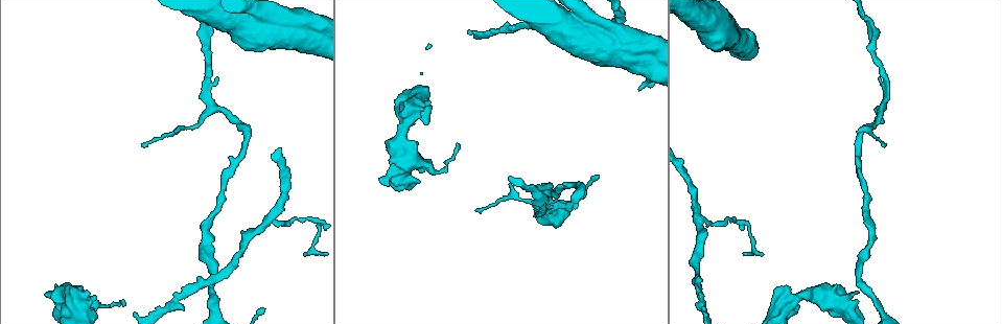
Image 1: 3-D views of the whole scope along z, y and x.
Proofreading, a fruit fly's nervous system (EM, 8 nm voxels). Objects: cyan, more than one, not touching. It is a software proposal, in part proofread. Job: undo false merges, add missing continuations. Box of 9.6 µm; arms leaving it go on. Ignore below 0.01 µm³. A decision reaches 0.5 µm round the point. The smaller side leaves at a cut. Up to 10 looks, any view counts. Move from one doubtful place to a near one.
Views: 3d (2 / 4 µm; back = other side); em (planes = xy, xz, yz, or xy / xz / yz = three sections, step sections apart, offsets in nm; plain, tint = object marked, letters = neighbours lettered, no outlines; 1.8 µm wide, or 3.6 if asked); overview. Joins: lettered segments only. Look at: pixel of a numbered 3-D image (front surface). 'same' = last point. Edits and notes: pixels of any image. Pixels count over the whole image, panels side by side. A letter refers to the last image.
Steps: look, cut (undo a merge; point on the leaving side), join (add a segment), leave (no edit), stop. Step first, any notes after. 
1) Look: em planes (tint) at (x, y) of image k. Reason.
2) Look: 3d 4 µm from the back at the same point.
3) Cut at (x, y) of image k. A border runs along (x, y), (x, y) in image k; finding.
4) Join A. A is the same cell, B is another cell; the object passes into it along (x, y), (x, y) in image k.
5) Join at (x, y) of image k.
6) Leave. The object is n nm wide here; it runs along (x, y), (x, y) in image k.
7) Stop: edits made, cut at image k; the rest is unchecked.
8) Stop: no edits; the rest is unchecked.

Look: 3d 4 µm at (317, 31) of image 1. Sudden change in width.

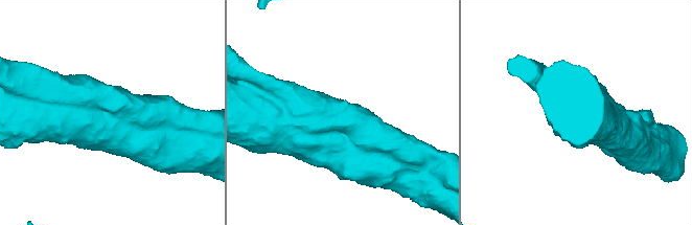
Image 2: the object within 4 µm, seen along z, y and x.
Look: em xz step 4 (tint) at (113, 112) of image 2. Need the tissue.

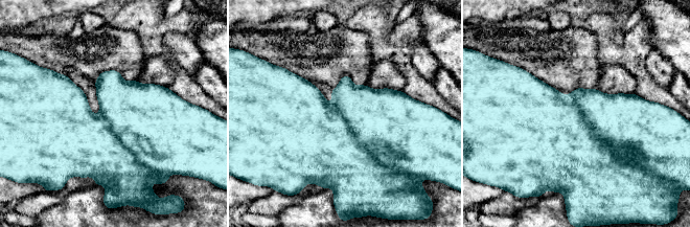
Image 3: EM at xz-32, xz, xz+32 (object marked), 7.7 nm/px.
Look: em planes (letters) at the same point. Cut it another way.

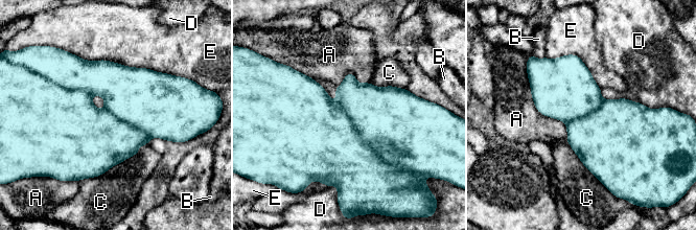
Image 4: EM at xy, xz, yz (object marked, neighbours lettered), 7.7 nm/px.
Leave. A, B, C, D and E are other cells; a border runs along (526, 69), (566, 139) in image 4; all the same neuron.

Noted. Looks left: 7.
Look: em planes (tint) at (319, 219) of image 1. Sharp bend.

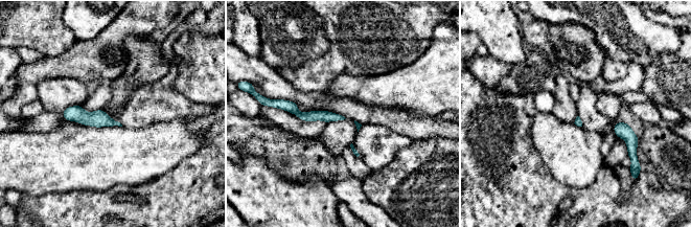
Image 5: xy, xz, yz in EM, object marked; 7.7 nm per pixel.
Look: em planes (letters) at the same point.

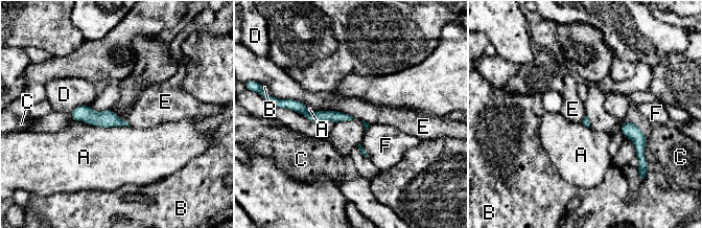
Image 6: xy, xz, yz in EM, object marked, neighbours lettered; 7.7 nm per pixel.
Leave. A, B, C, D, E and F are other cells; a border runs along (281, 98), (299, 99), (306, 105) in image 6; continuous, no second neuron.

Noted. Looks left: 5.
Look: em xy step 4 (letters) at (700, 219) of image 1. Side arm on a straight run.

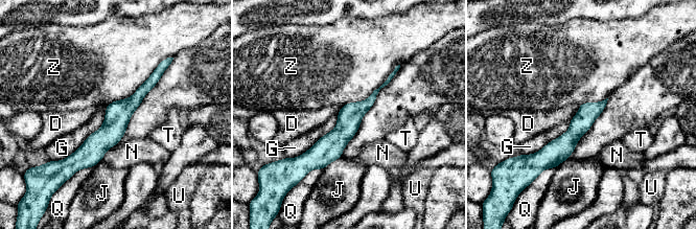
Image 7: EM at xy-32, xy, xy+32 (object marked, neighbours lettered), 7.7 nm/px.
Leave. D, G, J, N, Q, T, U and Z are other cells; a border runs along (579, 106), (576, 114), (569, 121) in image 7; one neuron here.

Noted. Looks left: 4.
Look: em 3.6 µm planes (plain) at (794, 314) of image 1. Free end.

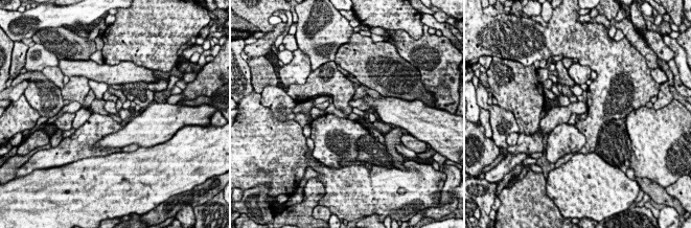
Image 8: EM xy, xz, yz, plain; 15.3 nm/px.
Look: em 3.6 µm planes (letters) at the same point.

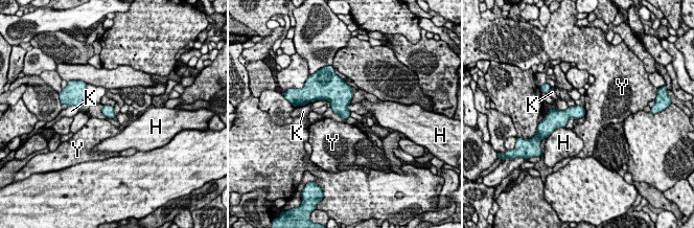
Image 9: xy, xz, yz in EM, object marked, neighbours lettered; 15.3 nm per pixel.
Leave. H, K and Y are other cells; none of them fits.

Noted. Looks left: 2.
Stop: no edits; the rest is unchecked.

